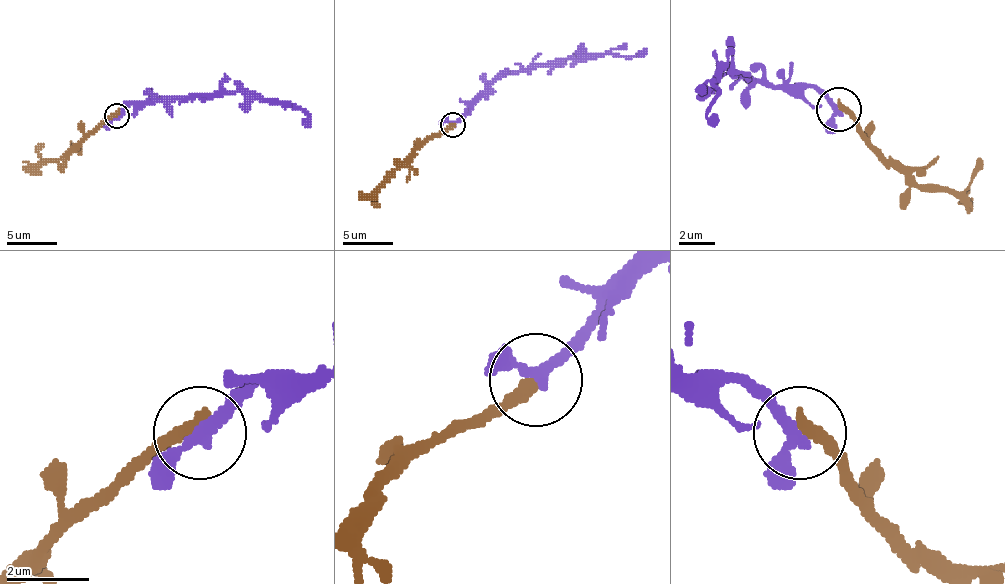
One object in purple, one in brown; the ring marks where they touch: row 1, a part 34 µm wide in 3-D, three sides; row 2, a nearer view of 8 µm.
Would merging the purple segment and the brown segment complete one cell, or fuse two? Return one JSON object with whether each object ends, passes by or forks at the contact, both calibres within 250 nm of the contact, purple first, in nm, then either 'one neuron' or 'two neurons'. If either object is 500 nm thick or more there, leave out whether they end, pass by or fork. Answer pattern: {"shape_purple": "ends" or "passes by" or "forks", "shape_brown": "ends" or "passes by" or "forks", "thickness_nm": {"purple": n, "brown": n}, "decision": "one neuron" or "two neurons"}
{"shape_purple": "passes by", "shape_brown": "ends", "thickness_nm": {"purple": 280, "brown": 380}, "decision": "one neuron"}

